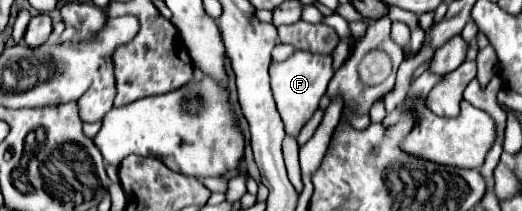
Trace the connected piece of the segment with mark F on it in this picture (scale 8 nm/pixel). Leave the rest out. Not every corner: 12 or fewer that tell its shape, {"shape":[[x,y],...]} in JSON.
{"shape":[[330,55],[270,63],[286,133],[298,137],[332,79]]}

